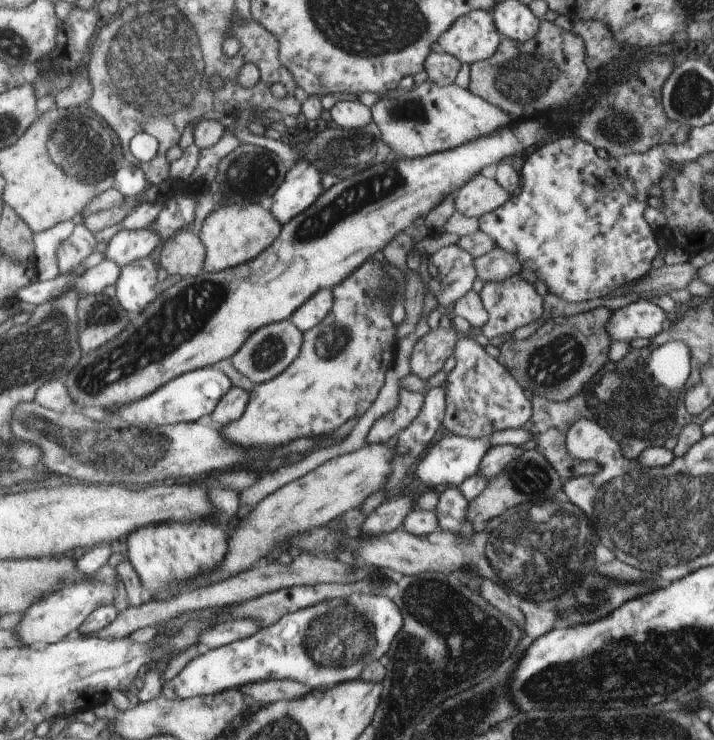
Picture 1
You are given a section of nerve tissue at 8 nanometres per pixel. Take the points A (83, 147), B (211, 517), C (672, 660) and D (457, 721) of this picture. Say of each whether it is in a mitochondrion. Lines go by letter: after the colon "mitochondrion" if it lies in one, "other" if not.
A: mitochondrion
B: other
C: mitochondrion
D: mitochondrion

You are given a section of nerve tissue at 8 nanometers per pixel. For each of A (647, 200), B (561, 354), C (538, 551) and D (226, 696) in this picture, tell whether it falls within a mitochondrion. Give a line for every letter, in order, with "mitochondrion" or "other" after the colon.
A: other
B: mitochondrion
C: mitochondrion
D: other

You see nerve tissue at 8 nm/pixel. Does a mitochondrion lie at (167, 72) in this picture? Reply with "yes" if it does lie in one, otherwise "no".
yes

